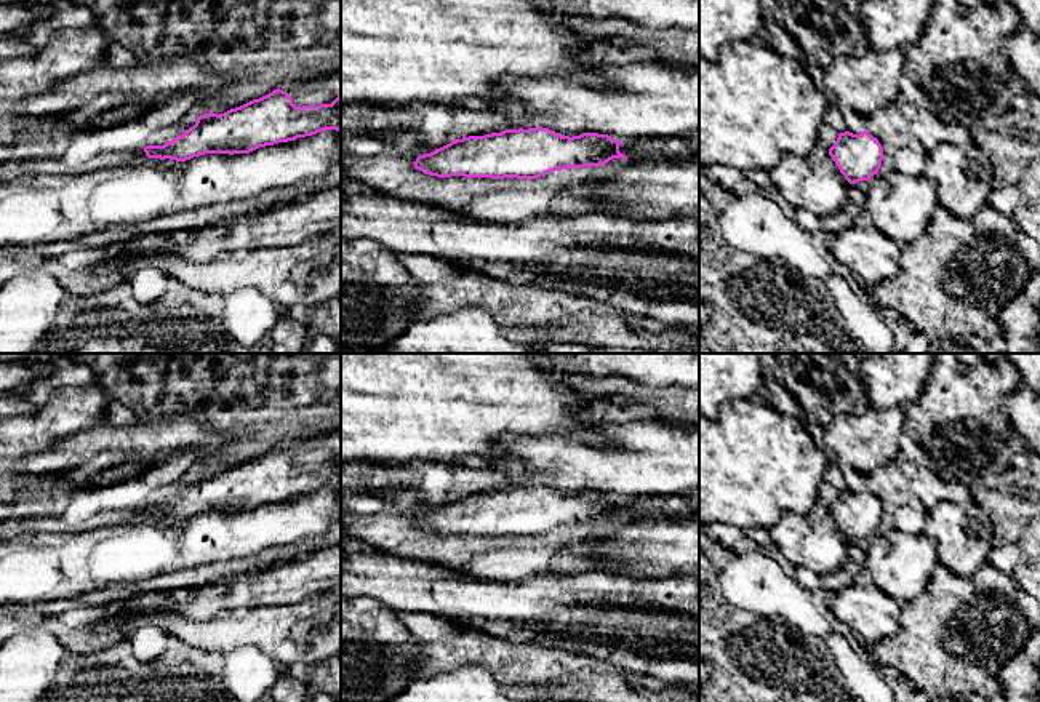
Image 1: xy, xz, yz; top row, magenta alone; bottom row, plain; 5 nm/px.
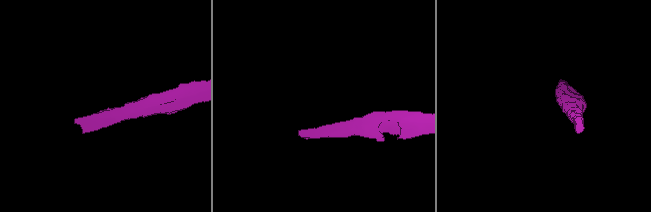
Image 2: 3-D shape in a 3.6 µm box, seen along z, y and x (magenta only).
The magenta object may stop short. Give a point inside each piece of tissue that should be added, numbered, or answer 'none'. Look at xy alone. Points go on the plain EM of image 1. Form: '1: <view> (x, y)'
1: xy (324, 448)

